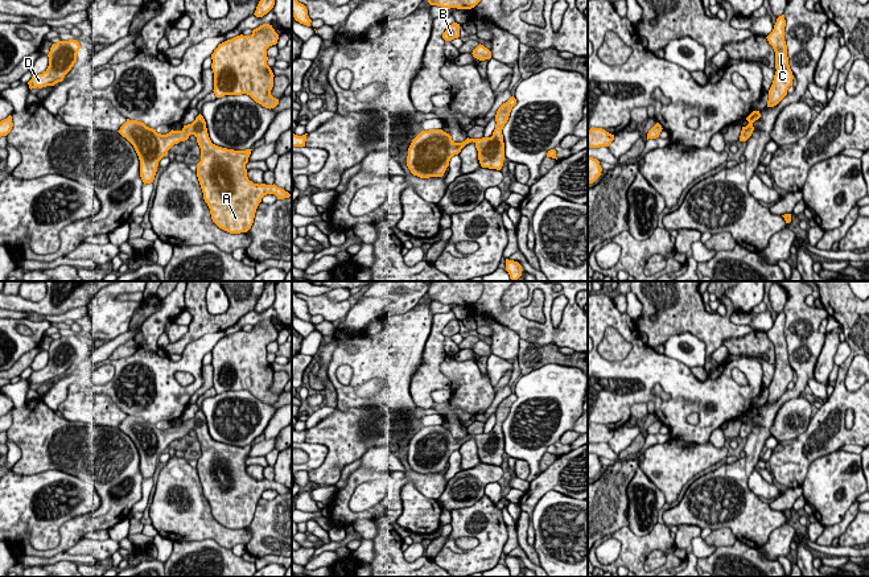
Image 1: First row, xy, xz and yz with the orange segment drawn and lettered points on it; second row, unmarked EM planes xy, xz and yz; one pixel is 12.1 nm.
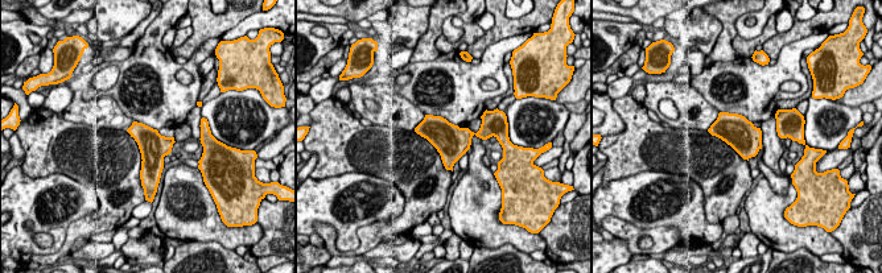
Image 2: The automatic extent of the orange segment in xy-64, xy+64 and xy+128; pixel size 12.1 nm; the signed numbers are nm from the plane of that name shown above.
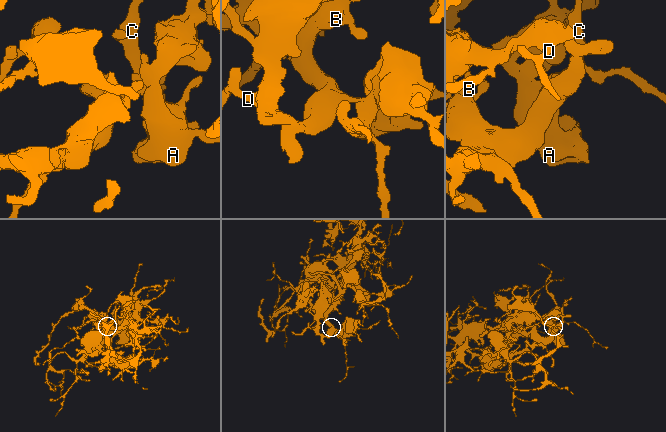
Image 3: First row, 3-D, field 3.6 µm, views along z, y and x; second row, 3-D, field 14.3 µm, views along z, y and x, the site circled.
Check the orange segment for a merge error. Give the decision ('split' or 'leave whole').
leave whole

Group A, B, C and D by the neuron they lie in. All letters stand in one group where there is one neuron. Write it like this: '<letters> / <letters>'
A B C D

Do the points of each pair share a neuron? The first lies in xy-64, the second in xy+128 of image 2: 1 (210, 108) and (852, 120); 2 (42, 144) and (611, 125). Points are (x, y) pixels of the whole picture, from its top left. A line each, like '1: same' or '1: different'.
1: same
2: different

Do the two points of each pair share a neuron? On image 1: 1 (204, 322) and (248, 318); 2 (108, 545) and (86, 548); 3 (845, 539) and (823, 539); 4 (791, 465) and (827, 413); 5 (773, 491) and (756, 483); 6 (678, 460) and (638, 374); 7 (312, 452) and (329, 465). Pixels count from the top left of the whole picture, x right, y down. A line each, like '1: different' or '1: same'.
1: different
2: same
3: different
4: same
5: same
6: different
7: different

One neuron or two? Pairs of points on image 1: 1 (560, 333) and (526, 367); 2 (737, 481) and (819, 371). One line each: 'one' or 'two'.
1: two
2: two

